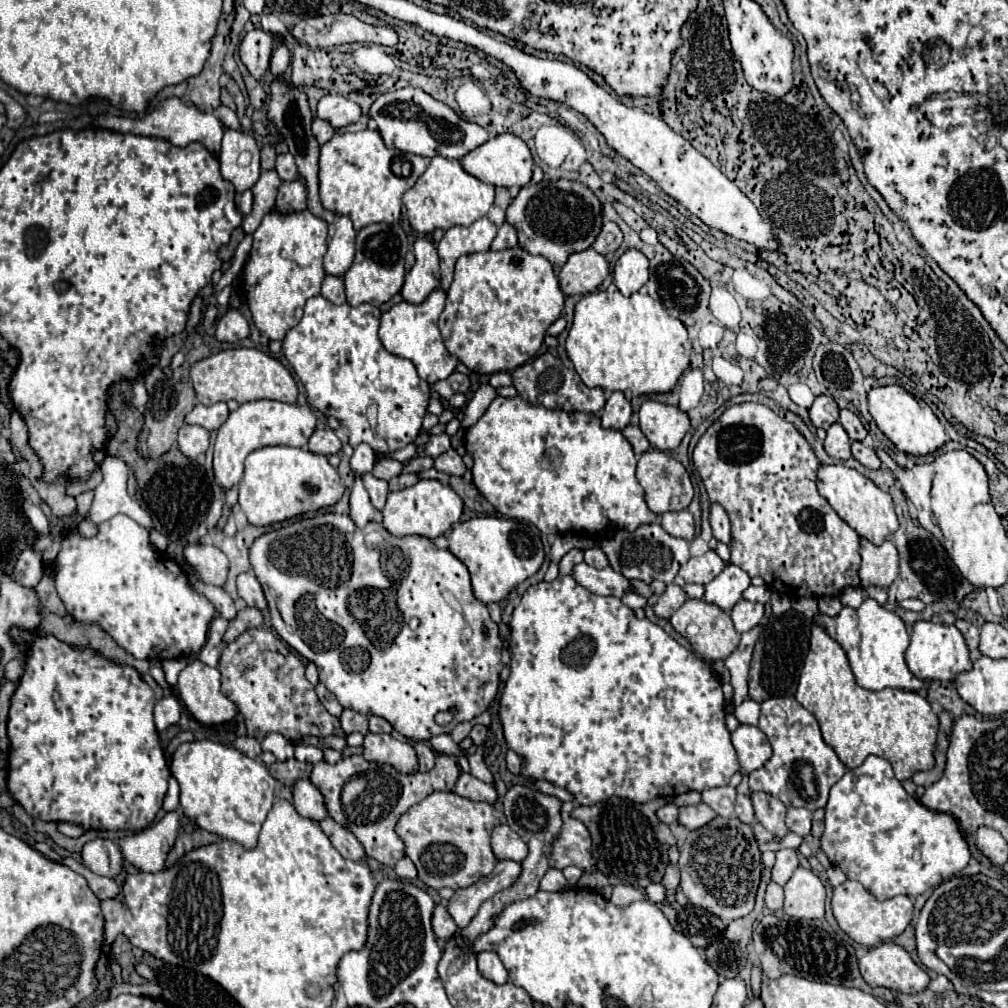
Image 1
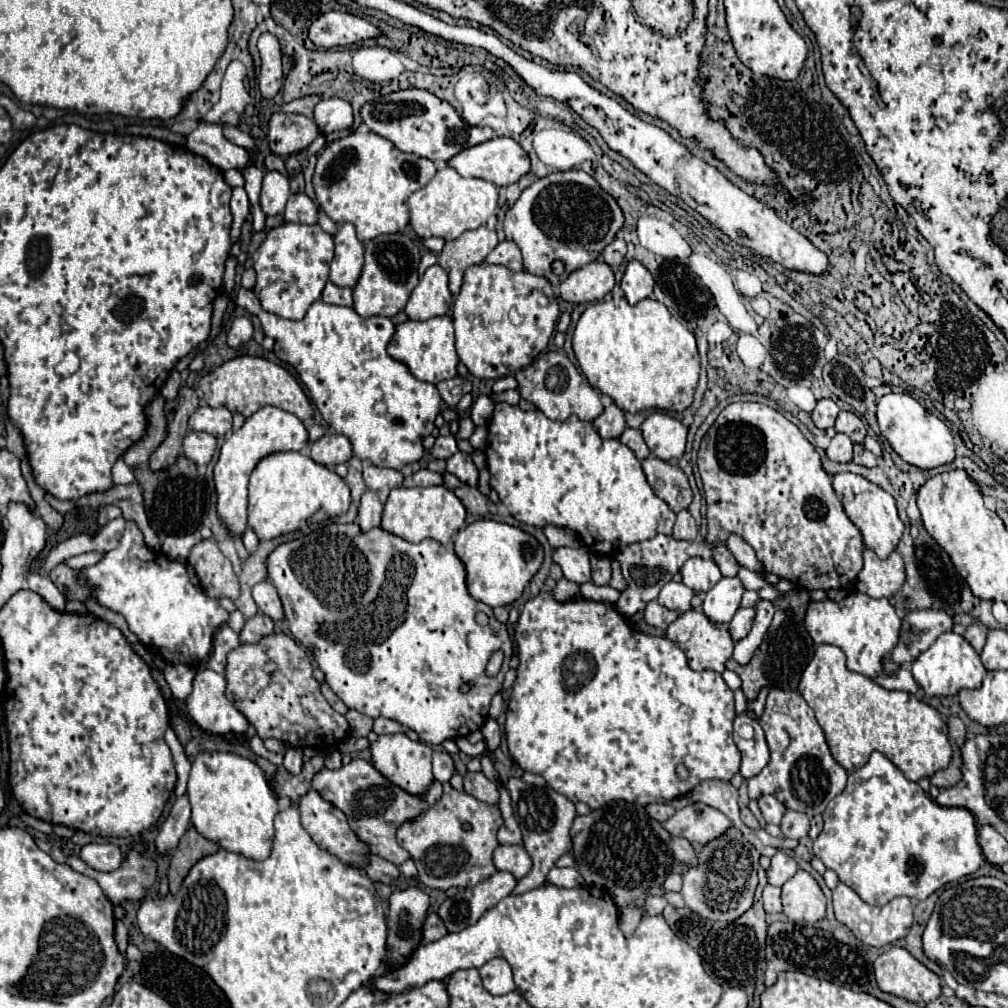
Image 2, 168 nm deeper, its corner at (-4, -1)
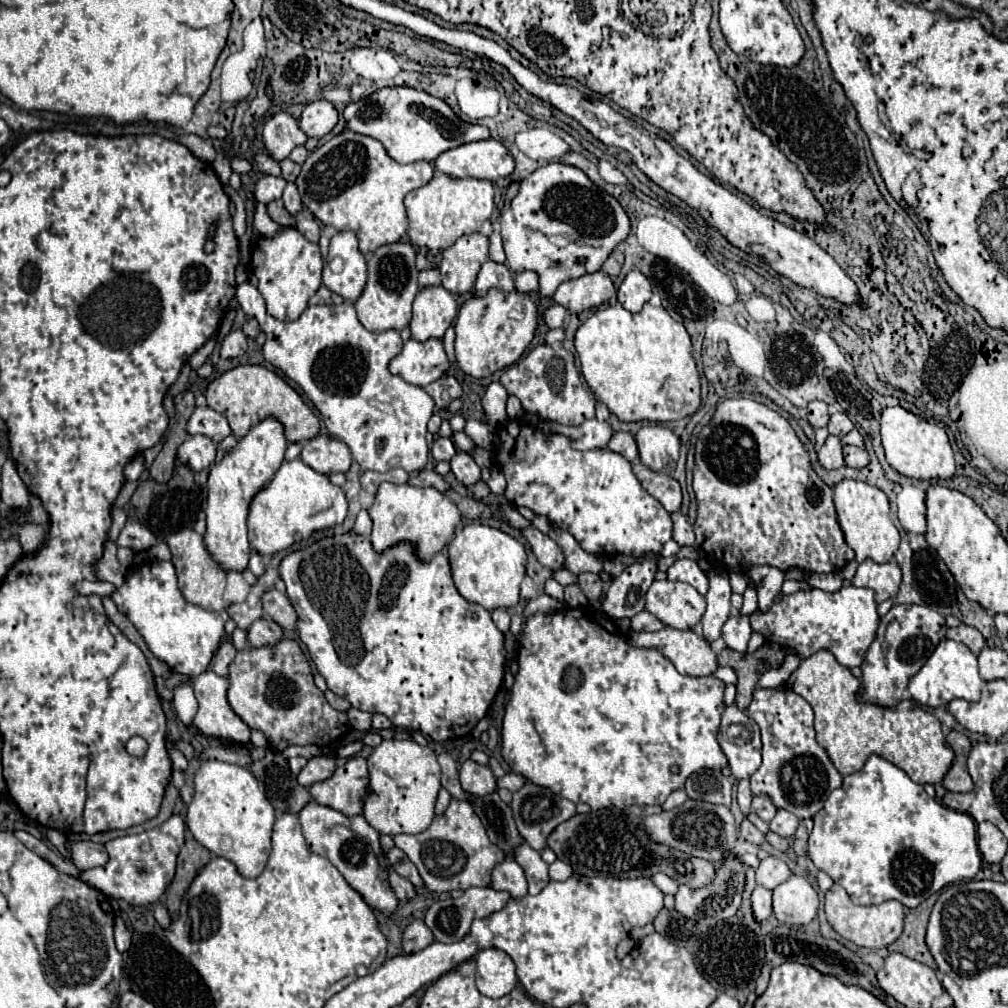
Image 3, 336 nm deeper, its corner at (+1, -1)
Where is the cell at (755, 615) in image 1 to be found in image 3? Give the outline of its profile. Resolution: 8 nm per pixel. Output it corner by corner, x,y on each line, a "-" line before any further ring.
733,613
727,619
727,623
723,625
723,641
733,651
745,651
747,649
747,643
749,643
749,637
751,637
749,617

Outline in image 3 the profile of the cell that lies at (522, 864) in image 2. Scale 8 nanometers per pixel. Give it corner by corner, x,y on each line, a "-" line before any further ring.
503,861
493,869
491,887
495,891
507,891
511,899
523,899
527,895
527,879
515,861

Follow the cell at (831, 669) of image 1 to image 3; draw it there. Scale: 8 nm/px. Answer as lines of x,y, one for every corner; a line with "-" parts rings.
817,651
803,659
799,669
789,677
789,687
801,695
815,711
817,743
827,751
829,759
841,775
851,775
863,767
869,755
879,755
903,769
915,783
937,785
951,769
955,757
941,731
935,715
919,707
915,701
901,701
893,709
883,709
873,703
857,703
855,693
861,689
859,679
837,663
831,651

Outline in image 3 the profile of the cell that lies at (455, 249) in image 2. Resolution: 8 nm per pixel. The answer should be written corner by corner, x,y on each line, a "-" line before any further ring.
481,233
463,235
455,245
443,251
439,271
443,275
443,287
451,293
469,293
475,285
479,267
487,261
489,239

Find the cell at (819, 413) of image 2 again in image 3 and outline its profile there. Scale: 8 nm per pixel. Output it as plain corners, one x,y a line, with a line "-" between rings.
811,401
807,405
807,419
811,423
813,429
825,427
829,423
829,411
827,411
827,403
825,401

